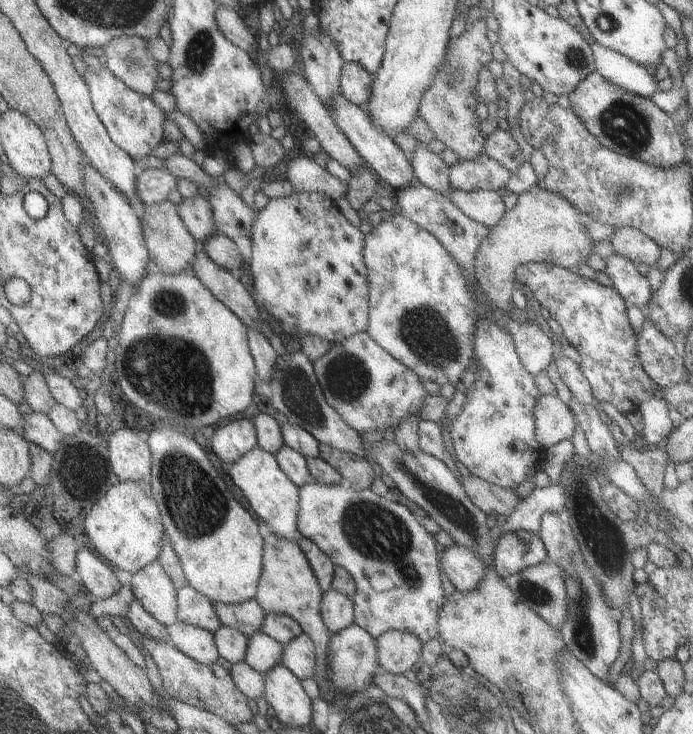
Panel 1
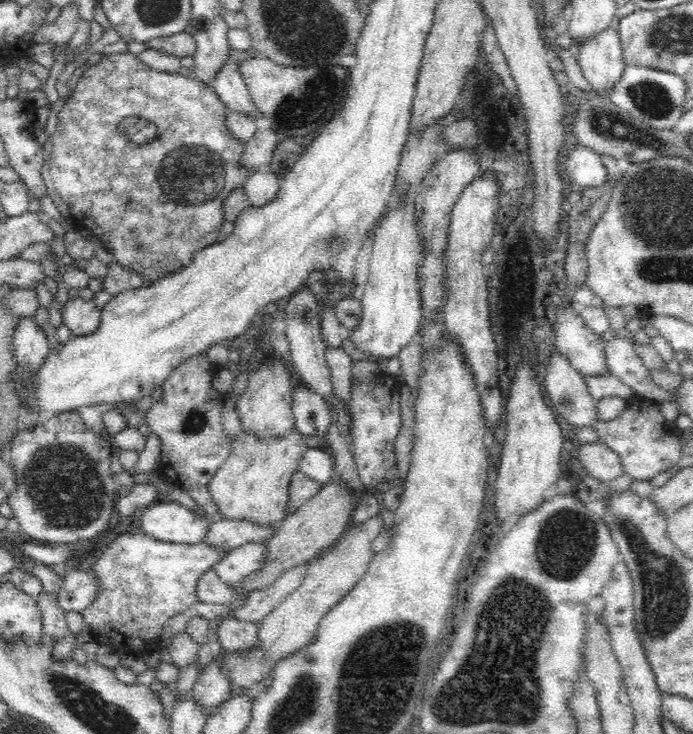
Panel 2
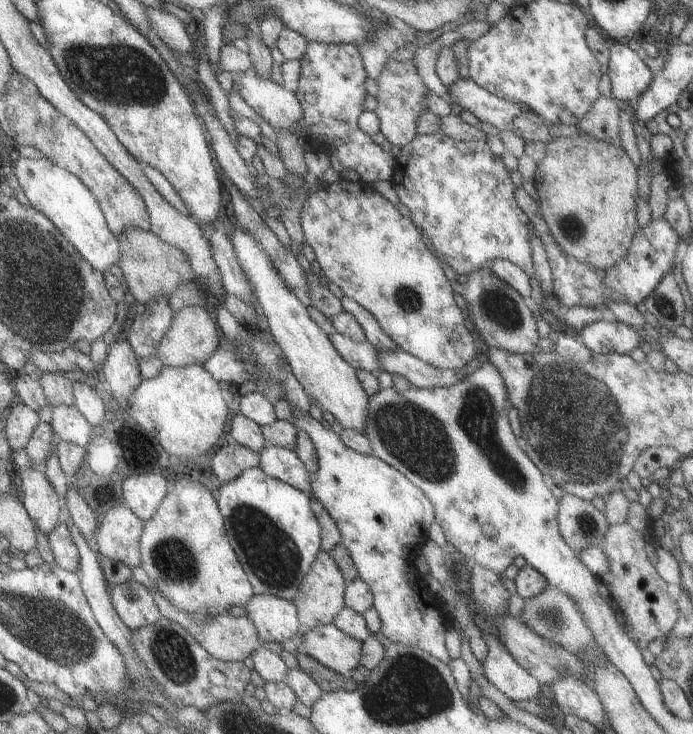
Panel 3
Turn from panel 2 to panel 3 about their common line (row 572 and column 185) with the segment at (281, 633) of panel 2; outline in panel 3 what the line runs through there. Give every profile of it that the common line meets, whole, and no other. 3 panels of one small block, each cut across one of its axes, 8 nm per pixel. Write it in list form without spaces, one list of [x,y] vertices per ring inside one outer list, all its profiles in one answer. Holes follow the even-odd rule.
[[[187,305],[172,314],[167,330],[159,342],[156,342],[154,356],[159,359],[163,367],[180,367],[191,363],[202,365],[215,350],[220,338],[216,323],[209,318],[205,309],[197,305]]]

